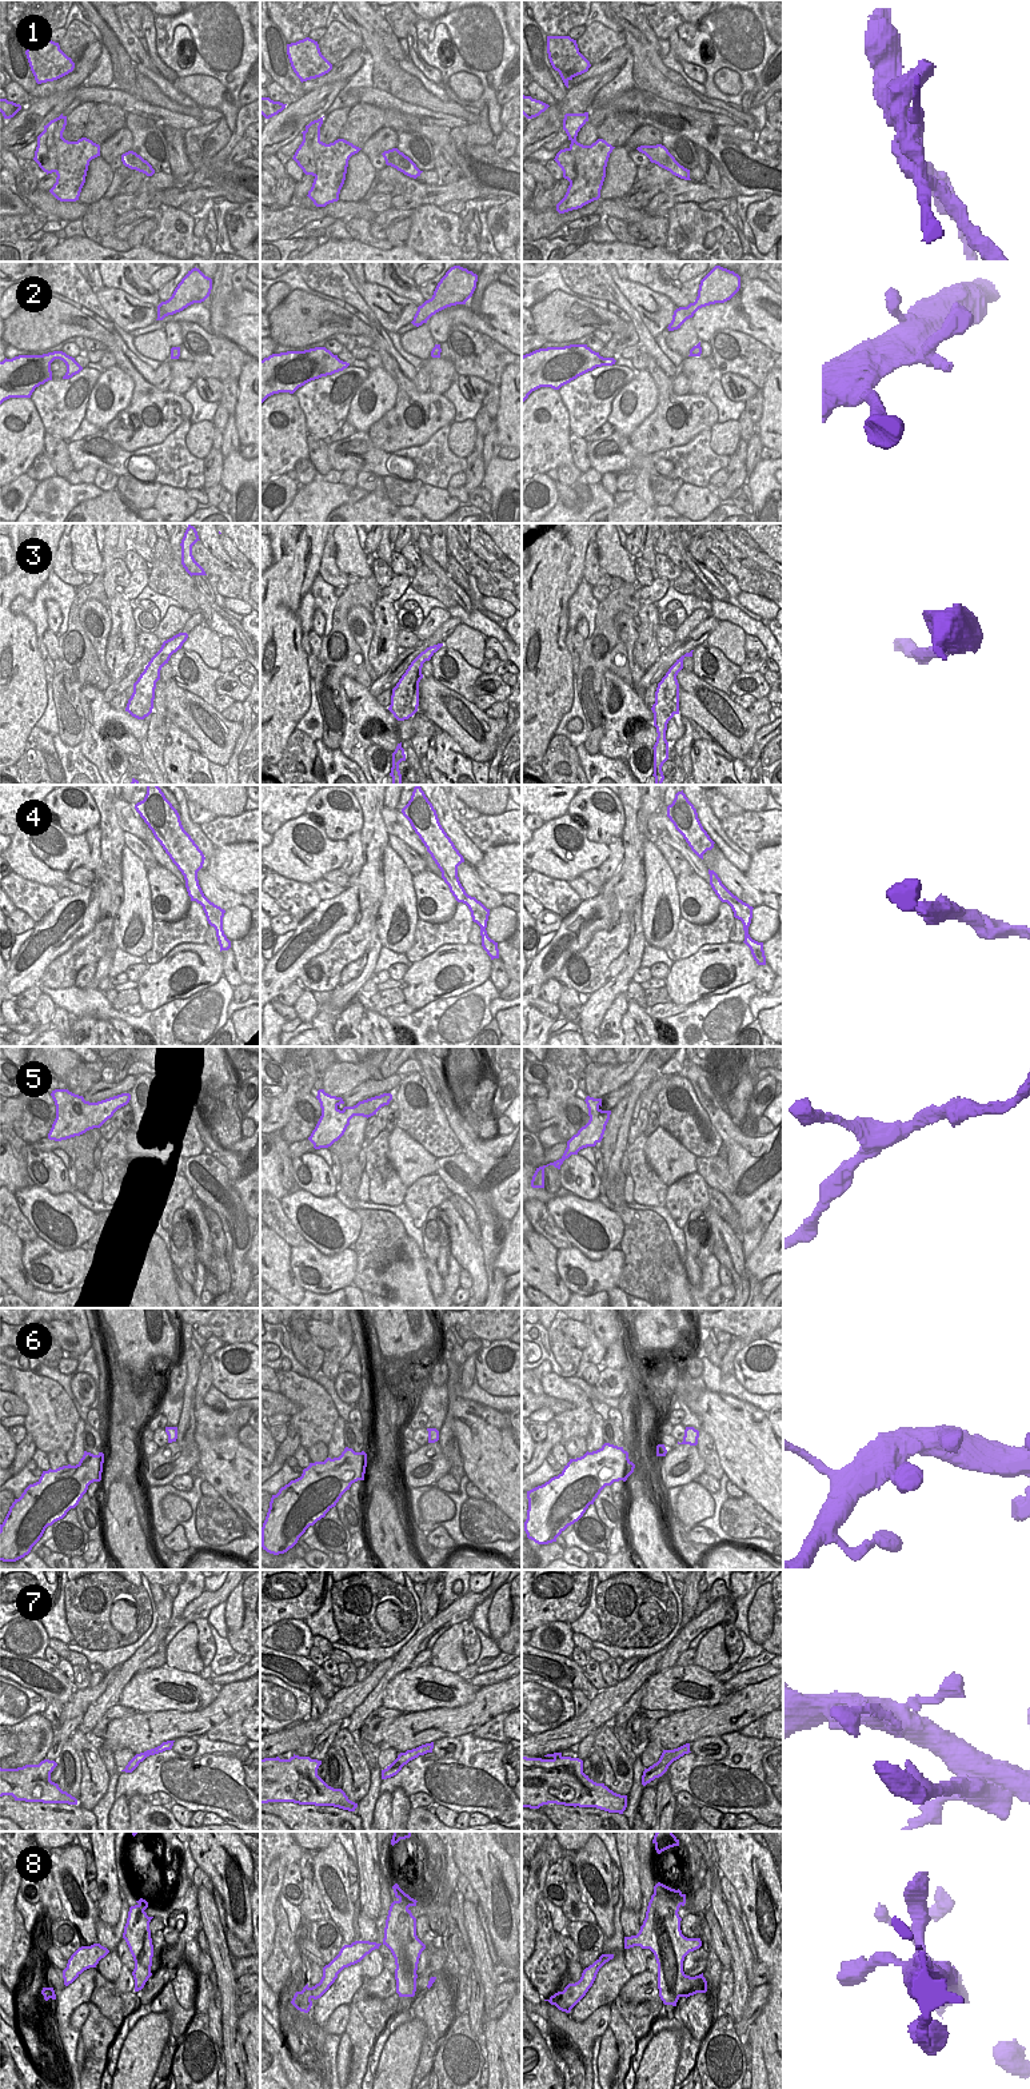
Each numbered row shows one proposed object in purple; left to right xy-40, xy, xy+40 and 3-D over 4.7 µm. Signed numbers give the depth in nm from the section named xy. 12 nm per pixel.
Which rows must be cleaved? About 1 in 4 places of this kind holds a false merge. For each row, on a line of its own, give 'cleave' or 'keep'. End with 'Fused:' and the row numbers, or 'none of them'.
1: cleave
2: keep
3: keep
4: keep
5: keep
6: keep
7: keep
8: keep
Fused: 1

